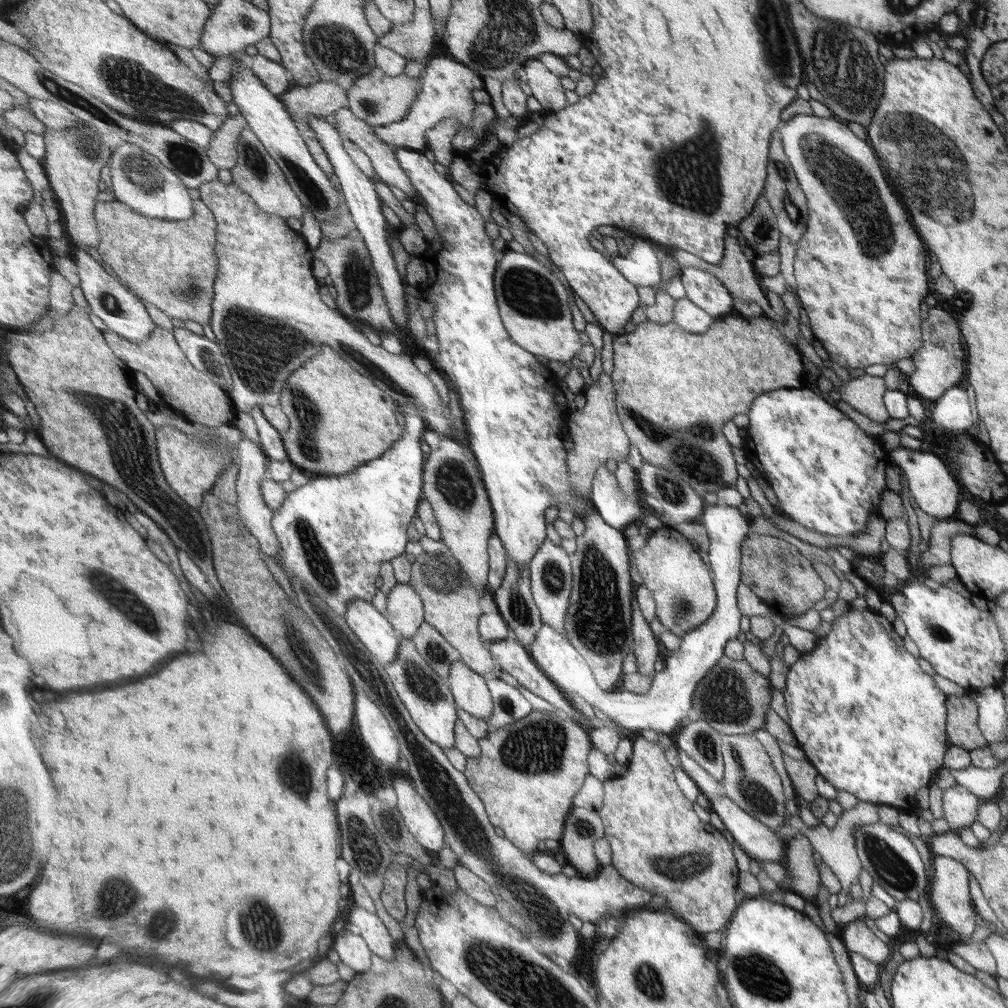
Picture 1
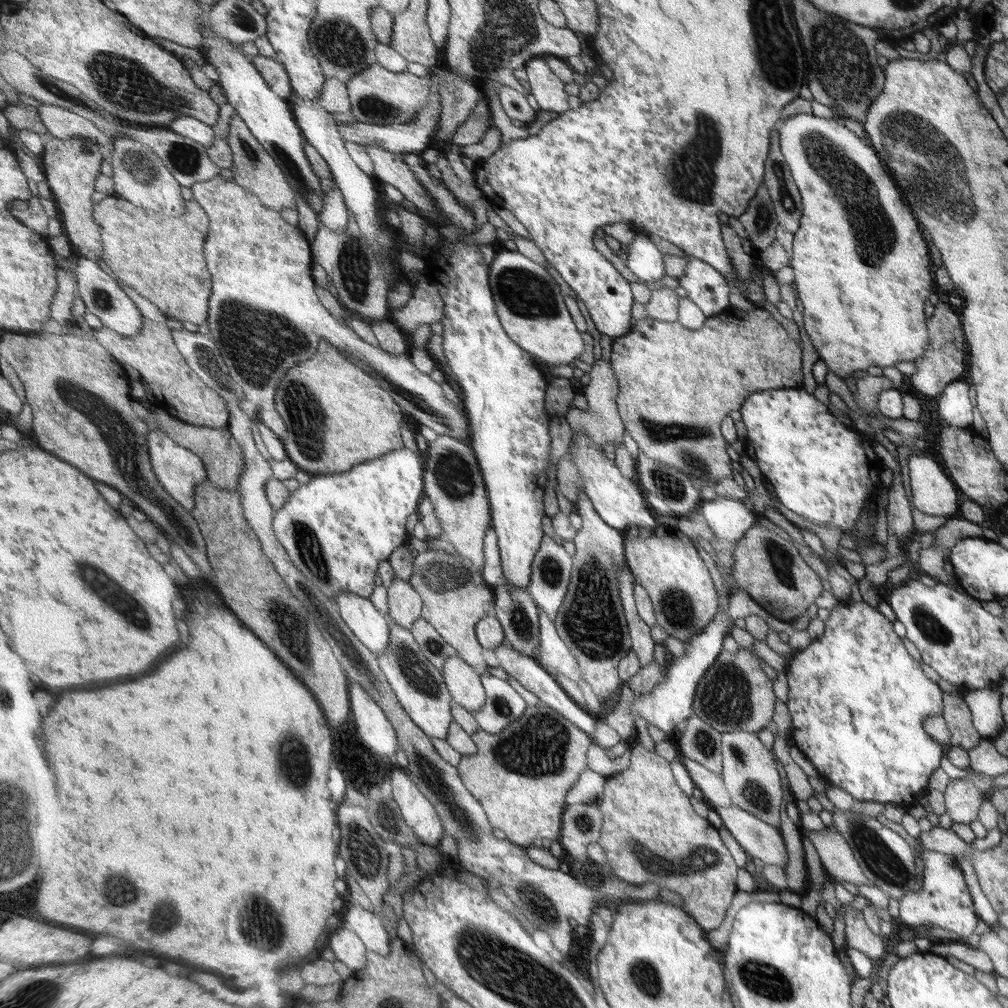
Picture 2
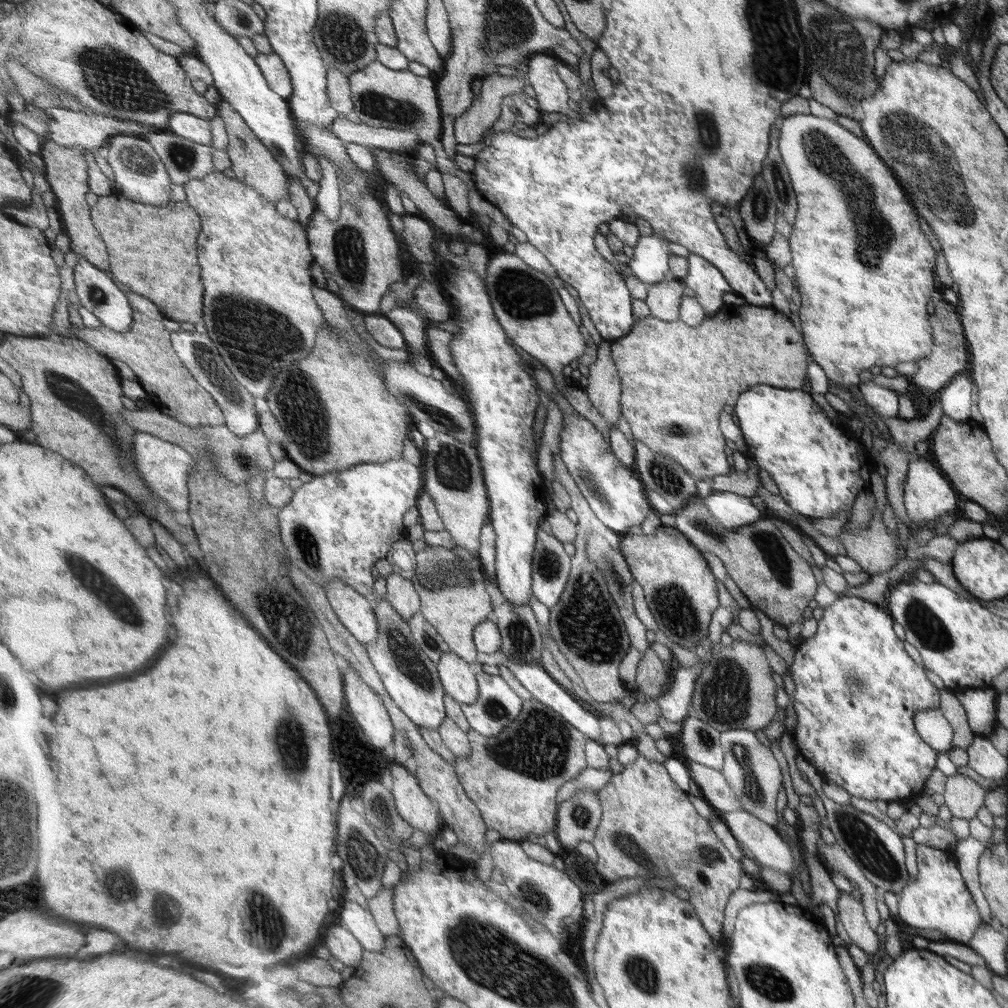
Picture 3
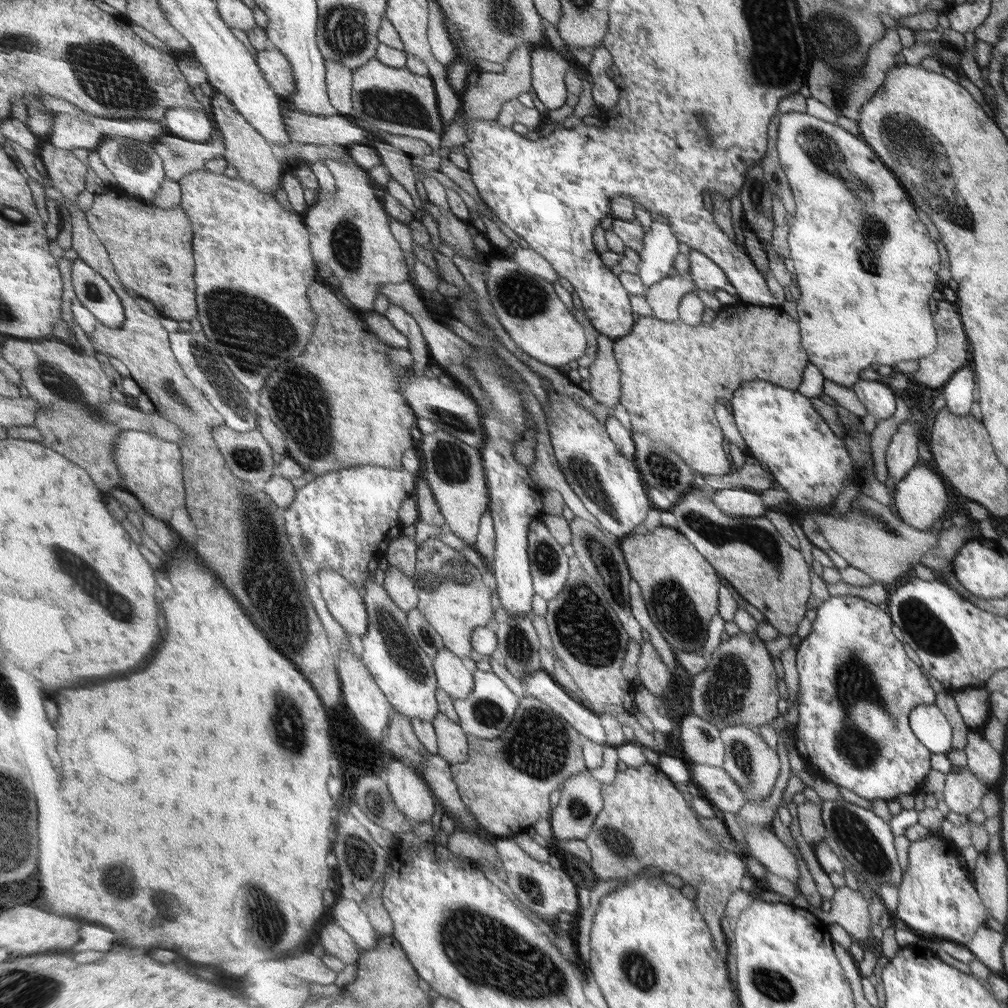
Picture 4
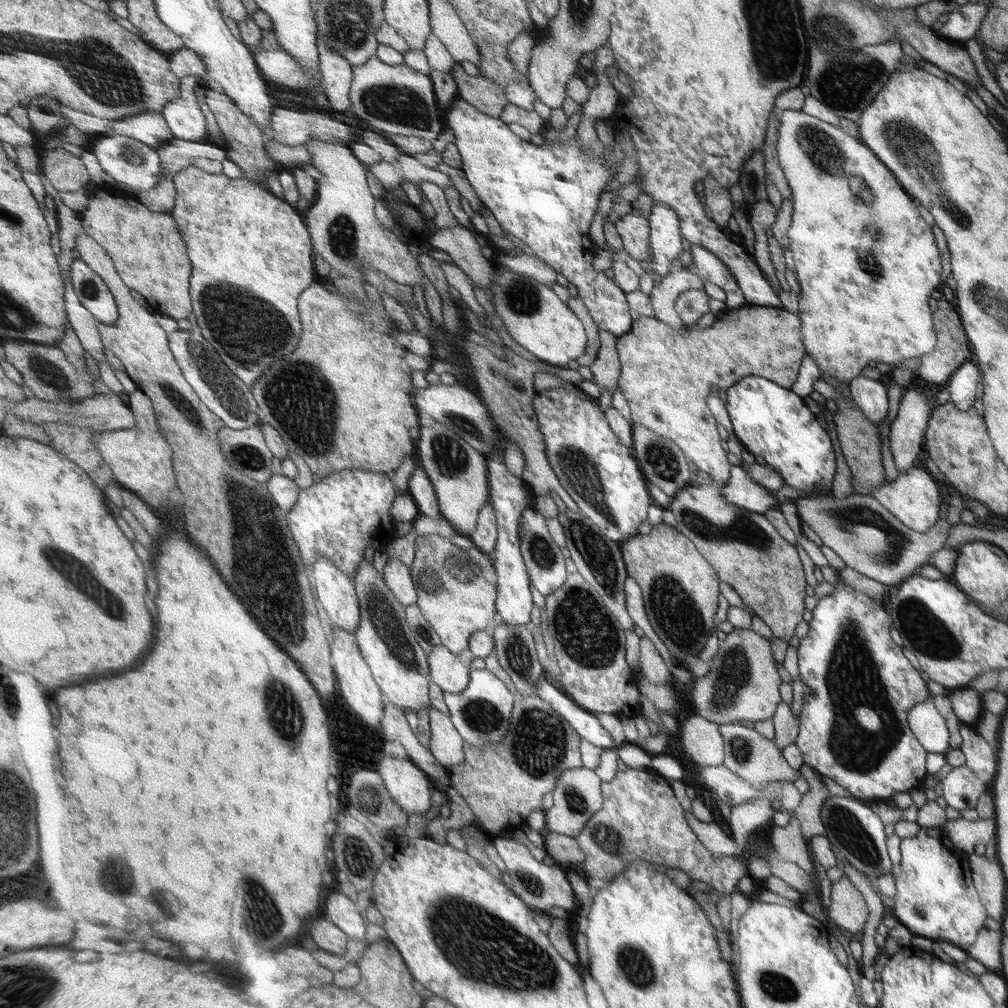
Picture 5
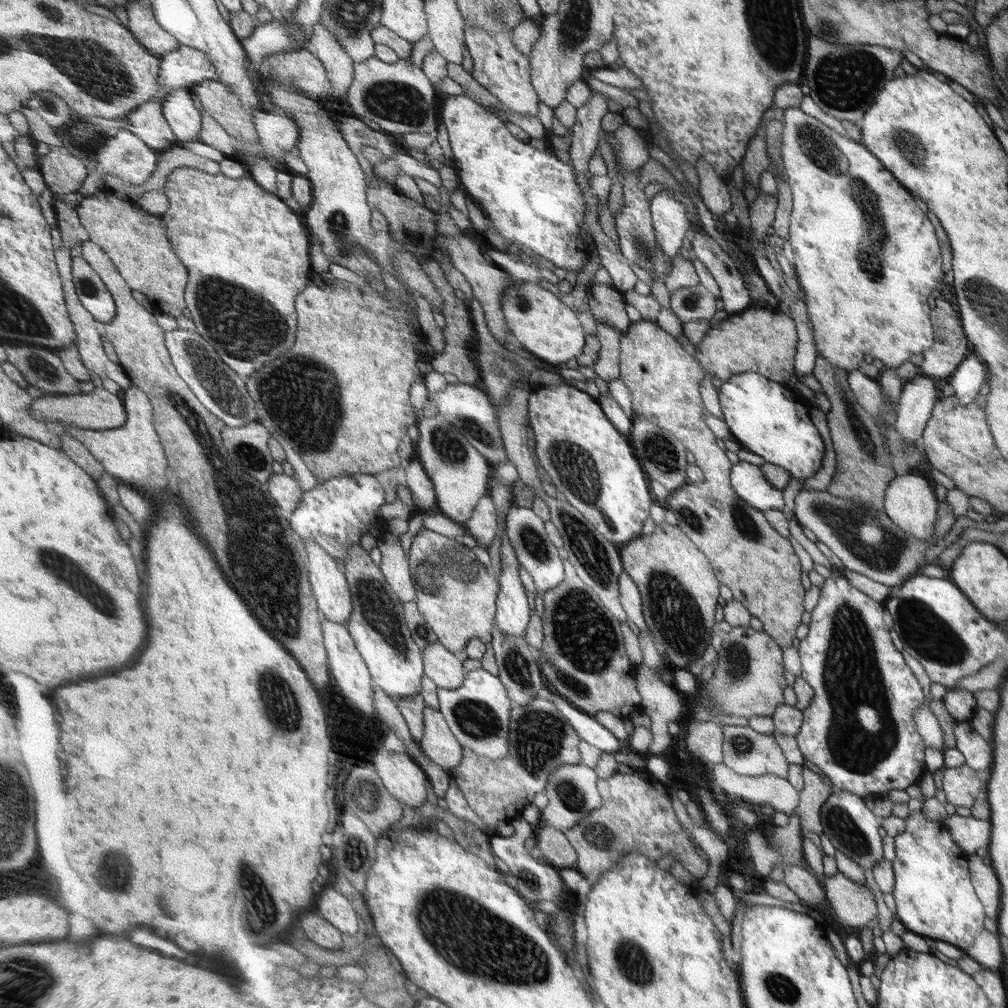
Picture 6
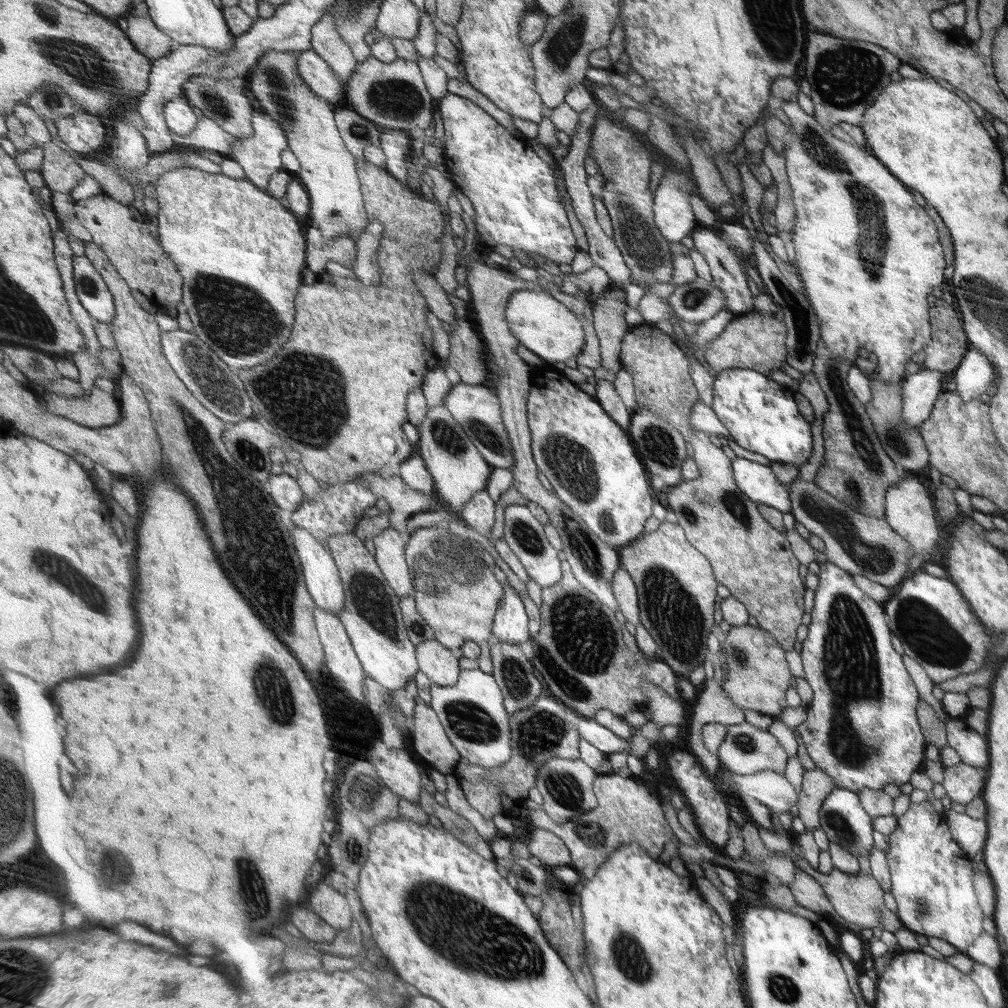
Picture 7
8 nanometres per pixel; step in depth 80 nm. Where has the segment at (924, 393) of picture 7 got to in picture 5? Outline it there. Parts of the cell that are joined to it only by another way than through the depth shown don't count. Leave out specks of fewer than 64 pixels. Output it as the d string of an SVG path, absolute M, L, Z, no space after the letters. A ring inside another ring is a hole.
M914 387L901 390L896 417L891 421L888 434L889 450L895 468L913 467L917 454L922 450L924 430L930 415L927 398Z

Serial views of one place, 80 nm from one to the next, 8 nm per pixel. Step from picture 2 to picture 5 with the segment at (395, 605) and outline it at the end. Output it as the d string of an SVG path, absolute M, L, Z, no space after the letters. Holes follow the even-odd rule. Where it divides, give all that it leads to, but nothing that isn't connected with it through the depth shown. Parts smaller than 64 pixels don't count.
M391 557L383 568L386 584L394 592L403 606L418 604L418 586L414 581L412 569L400 558Z

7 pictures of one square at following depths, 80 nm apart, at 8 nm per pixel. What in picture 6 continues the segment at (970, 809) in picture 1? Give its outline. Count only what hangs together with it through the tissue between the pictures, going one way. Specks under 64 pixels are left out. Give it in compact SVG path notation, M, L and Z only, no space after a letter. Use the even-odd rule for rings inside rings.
M964 764L957 768L944 769L942 772L942 790L946 801L954 807L968 809L983 786L975 771Z

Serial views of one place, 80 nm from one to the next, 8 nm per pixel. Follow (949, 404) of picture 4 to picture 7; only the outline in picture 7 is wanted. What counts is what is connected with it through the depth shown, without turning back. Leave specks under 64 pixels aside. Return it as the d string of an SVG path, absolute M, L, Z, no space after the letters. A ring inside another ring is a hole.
M973 346L968 347L954 371L953 382L963 401L985 394L998 373L987 355Z

